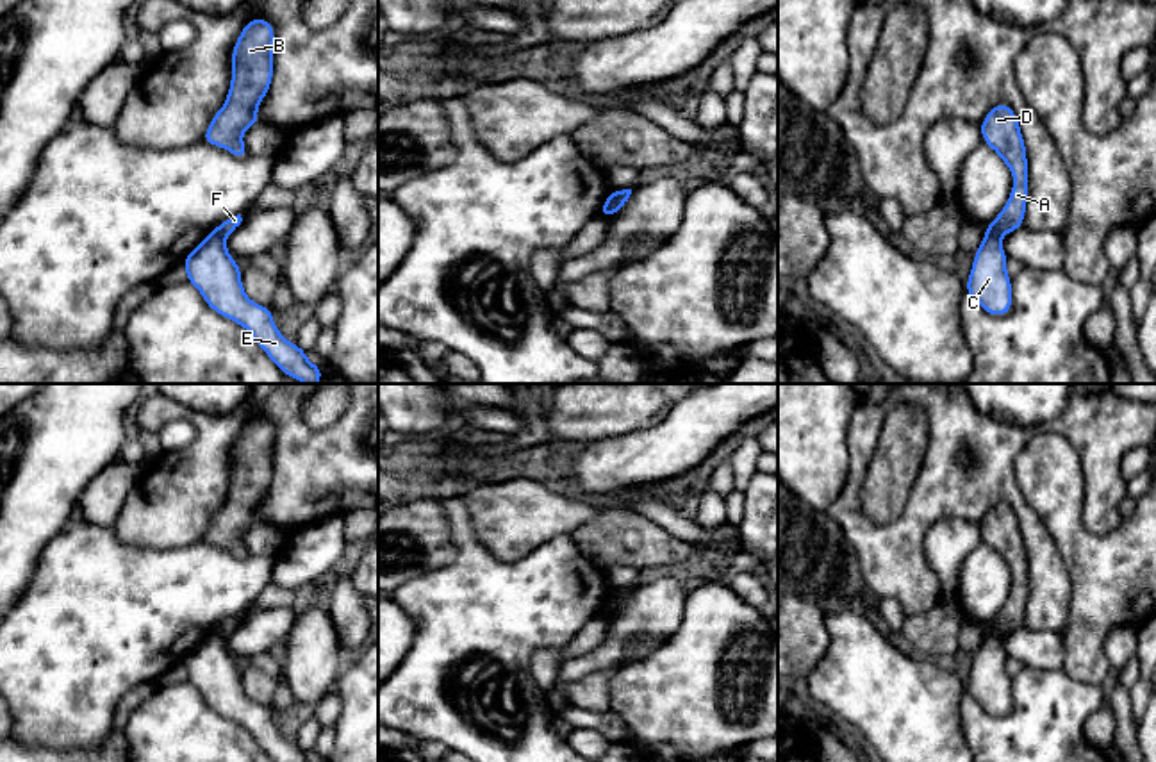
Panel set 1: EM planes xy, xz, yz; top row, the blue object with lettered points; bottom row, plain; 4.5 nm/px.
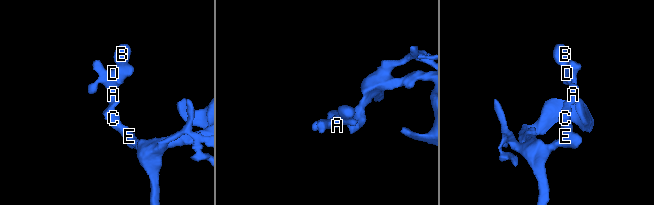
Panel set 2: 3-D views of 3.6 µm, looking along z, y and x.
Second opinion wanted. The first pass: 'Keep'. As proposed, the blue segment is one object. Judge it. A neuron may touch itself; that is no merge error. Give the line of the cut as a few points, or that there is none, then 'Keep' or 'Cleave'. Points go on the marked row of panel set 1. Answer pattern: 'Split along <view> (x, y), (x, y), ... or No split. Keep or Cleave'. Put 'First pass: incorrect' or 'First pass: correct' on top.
First pass: incorrect
Split along xz (619, 191), (611, 215). Cleave

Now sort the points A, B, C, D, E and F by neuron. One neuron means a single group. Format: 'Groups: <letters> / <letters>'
Groups: A B D F / C E

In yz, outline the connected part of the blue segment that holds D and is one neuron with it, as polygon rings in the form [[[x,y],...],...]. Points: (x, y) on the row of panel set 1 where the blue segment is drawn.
[[[1008,104],[992,107],[979,125],[983,143],[997,152],[1001,161],[1012,170],[1013,187],[1006,205],[995,219],[985,227],[985,234],[1006,236],[1024,227],[1028,189],[1028,155],[1019,120]]]

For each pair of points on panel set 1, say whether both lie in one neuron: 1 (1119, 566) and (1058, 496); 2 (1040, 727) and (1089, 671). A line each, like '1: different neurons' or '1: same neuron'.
1: same neuron
2: different neurons

